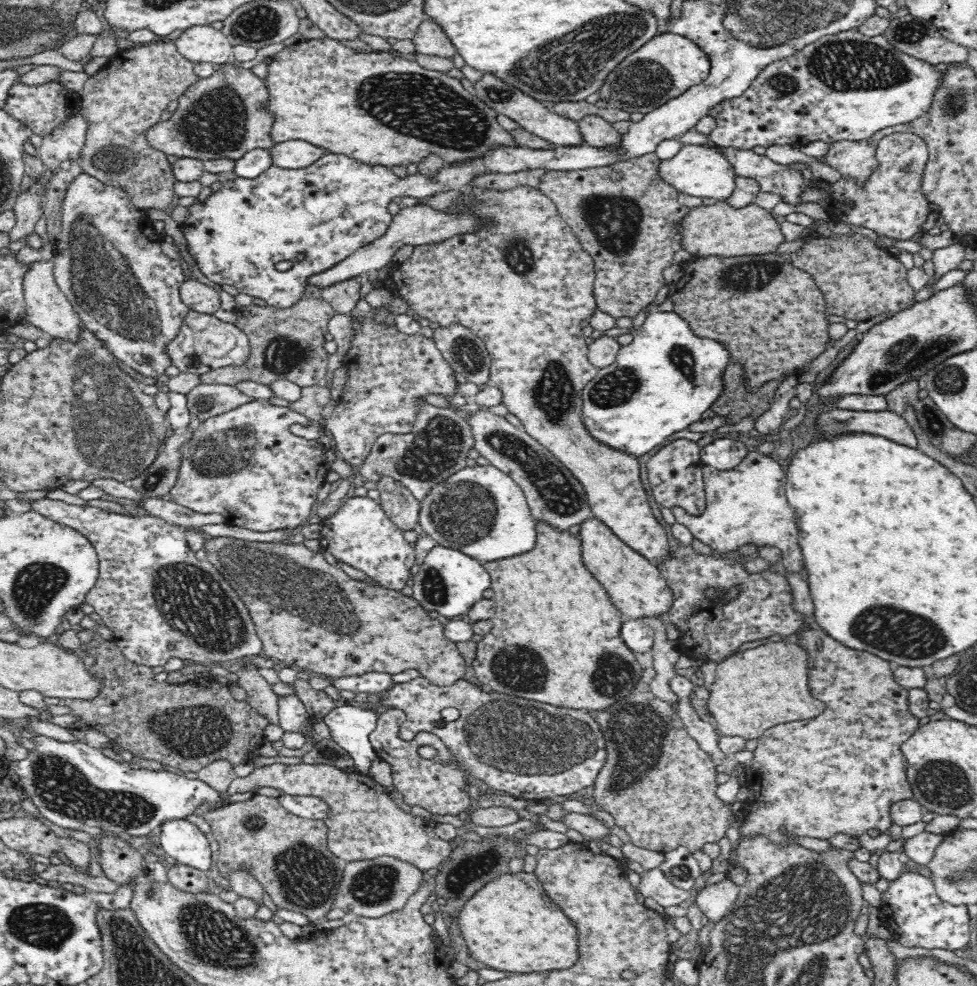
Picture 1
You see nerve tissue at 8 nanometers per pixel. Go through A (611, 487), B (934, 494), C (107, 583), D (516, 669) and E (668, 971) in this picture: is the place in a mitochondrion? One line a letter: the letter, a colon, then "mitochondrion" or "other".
A: other
B: other
C: other
D: mitochondrion
E: other

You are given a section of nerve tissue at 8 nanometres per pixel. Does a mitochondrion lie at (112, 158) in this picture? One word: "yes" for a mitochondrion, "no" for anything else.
yes

